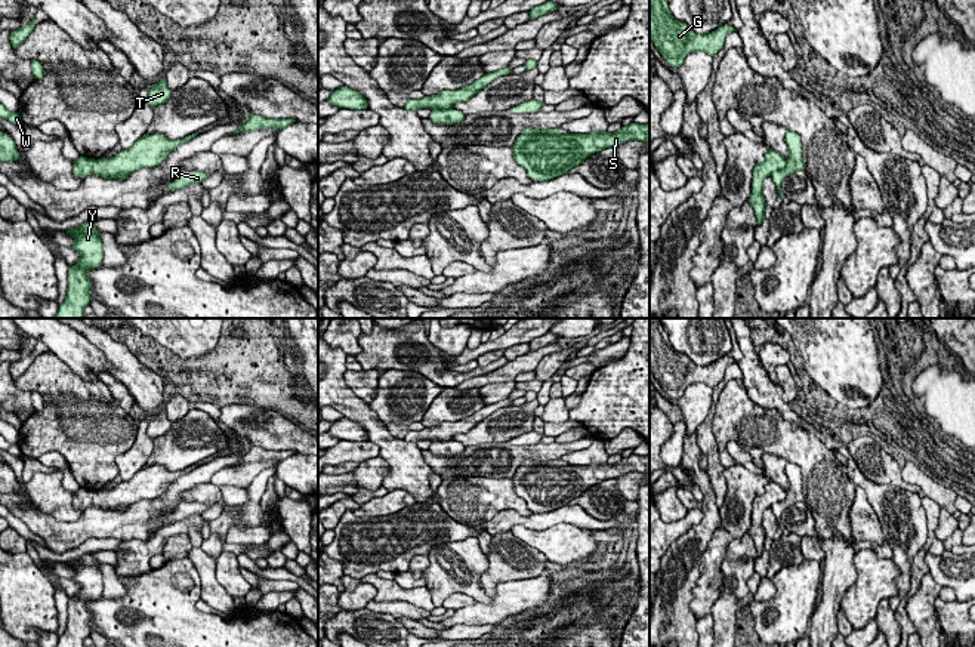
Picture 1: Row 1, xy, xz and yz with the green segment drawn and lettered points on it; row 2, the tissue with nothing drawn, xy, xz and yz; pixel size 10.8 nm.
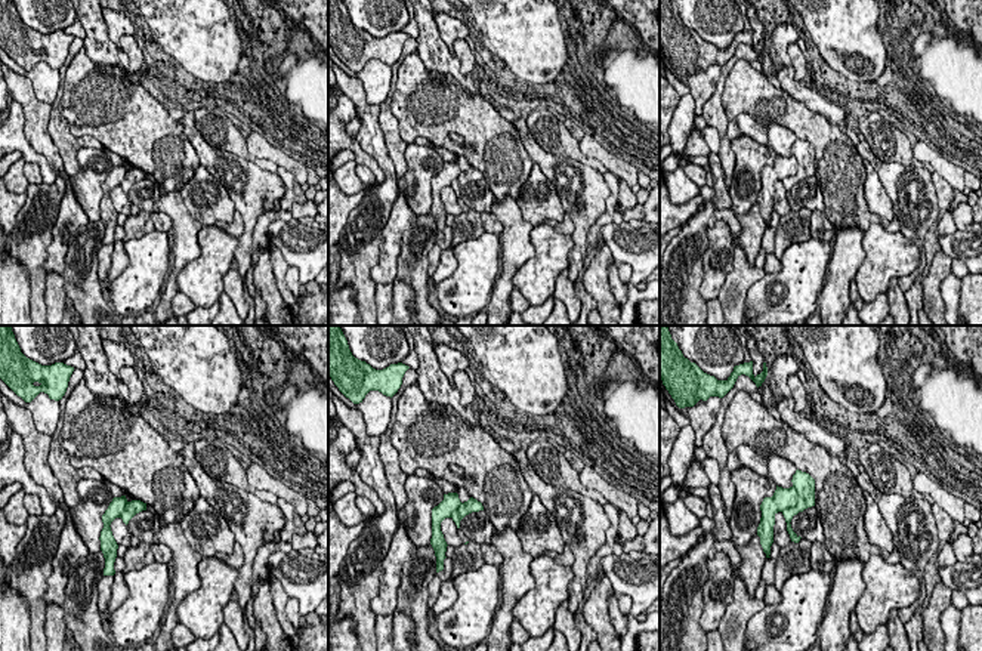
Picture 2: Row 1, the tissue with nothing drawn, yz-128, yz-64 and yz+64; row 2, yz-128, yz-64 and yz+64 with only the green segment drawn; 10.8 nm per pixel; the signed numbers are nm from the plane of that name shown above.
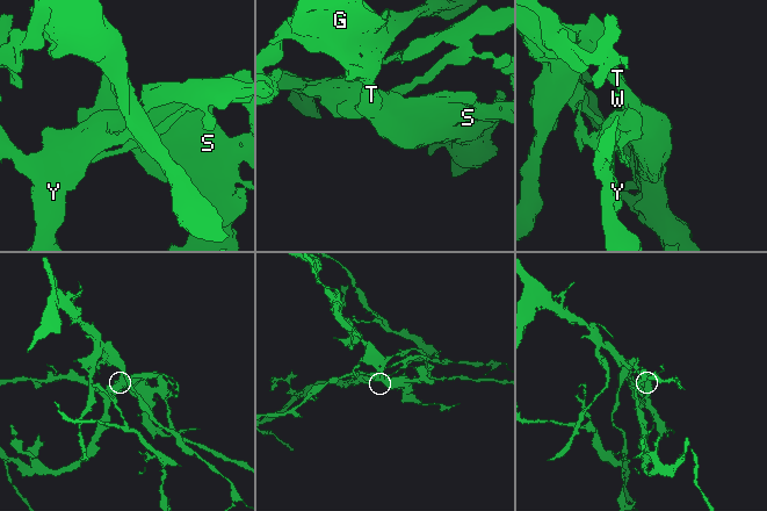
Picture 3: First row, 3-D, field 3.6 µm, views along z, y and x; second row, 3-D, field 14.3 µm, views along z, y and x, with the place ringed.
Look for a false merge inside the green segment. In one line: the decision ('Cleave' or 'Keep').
Cleave

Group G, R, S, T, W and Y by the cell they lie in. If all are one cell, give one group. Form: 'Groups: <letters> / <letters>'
Groups: G T / R S W Y

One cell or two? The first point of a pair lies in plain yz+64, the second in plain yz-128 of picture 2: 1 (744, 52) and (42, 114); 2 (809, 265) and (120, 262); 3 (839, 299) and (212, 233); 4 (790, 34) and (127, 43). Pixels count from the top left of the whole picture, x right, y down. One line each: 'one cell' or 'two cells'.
1: two cells
2: two cells
3: two cells
4: two cells

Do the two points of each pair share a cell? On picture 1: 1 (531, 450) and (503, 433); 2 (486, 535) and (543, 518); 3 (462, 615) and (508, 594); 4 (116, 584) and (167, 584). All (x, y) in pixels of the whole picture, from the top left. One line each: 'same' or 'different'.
1: different
2: same
3: same
4: different

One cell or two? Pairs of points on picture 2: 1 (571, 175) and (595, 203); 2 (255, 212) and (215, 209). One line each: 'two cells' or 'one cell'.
1: one cell
2: two cells

